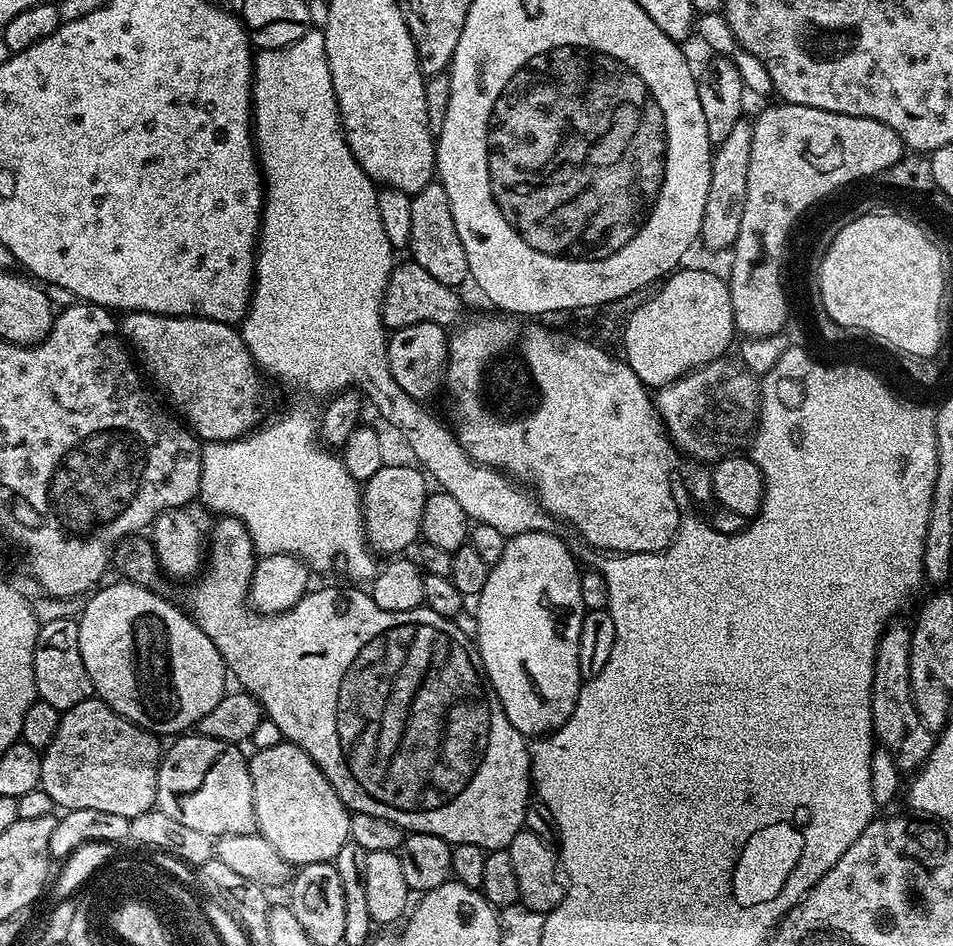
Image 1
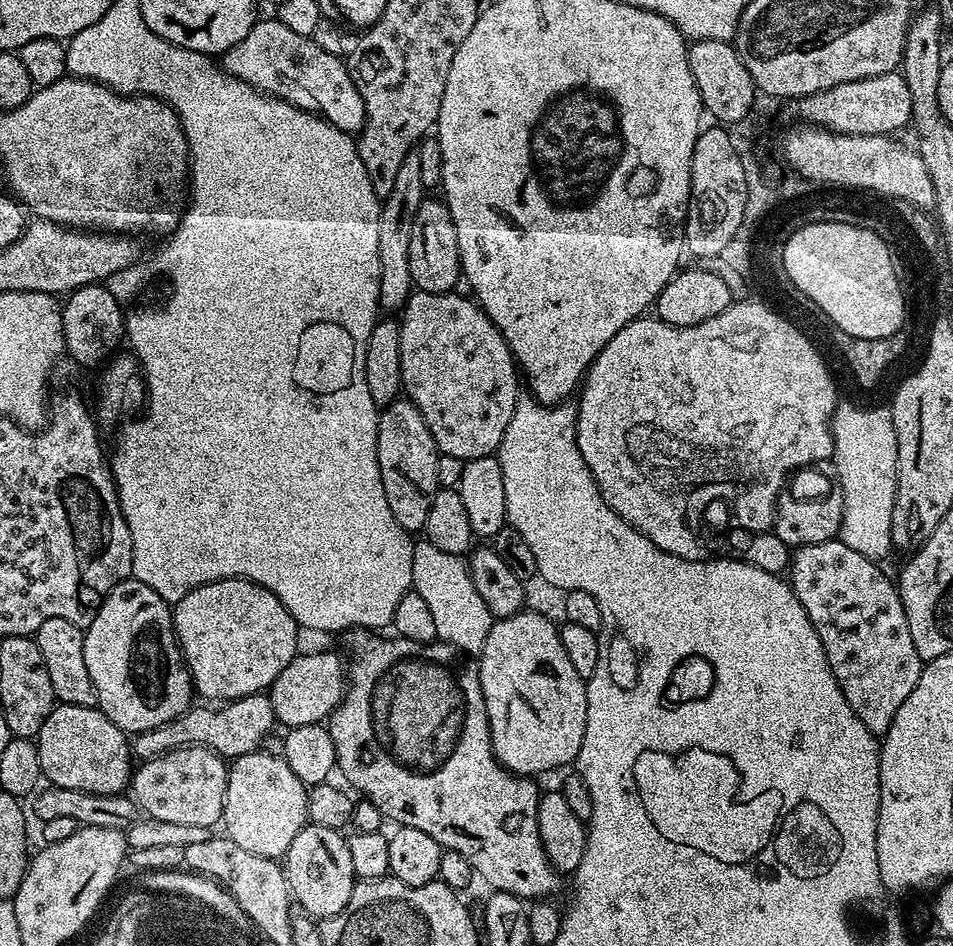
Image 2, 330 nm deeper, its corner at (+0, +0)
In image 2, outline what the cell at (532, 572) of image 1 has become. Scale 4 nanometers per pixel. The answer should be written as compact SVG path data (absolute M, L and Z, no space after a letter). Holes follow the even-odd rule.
M521 610L510 618L493 623L478 653L478 667L497 762L515 775L540 778L543 772L552 772L567 764L569 767L575 761L586 734L588 686L570 663L557 625L552 625L540 612L528 611Z

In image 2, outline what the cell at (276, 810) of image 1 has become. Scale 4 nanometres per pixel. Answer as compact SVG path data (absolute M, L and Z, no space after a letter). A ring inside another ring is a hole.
M257 750L250 754L242 754L228 764L222 828L229 840L238 842L238 846L250 850L250 854L279 861L287 857L290 842L294 842L296 835L308 823L308 788L294 775L294 770L286 766L283 755L271 756L264 751Z

